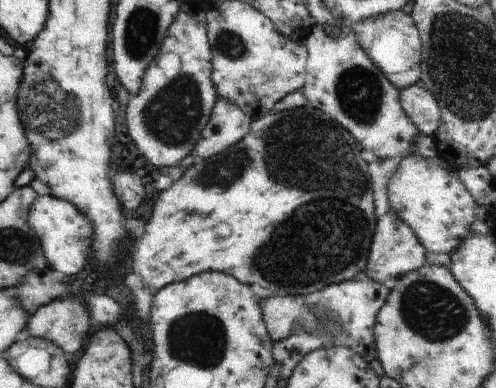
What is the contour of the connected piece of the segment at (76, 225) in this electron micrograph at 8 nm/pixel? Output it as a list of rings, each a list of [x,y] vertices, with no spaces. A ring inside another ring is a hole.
[[[52,195],[37,196],[27,211],[25,222],[34,232],[38,245],[50,270],[60,270],[64,274],[76,274],[84,268],[86,258],[90,256],[92,248],[92,238],[94,238],[94,226],[90,224],[88,216],[80,212],[72,202],[62,200]]]

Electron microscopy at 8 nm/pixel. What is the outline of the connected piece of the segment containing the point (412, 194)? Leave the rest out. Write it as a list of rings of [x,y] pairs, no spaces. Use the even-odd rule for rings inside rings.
[[[416,155],[403,158],[396,172],[390,176],[388,202],[390,210],[412,230],[429,255],[456,250],[464,236],[468,236],[472,220],[476,220],[477,202],[460,182],[454,166],[440,156],[430,160]]]

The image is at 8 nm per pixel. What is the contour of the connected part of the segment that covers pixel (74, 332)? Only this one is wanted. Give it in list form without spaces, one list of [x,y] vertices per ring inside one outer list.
[[[76,294],[56,298],[39,307],[34,316],[27,320],[28,337],[52,340],[67,353],[80,353],[90,328],[90,310],[84,300]]]

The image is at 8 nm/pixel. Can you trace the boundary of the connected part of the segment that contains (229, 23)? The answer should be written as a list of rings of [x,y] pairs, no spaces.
[[[226,1],[216,4],[216,2],[212,2],[212,6],[219,8],[210,8],[205,16],[207,37],[211,46],[211,79],[217,97],[228,100],[236,108],[240,108],[244,114],[252,116],[252,120],[258,120],[266,113],[270,113],[276,102],[280,102],[292,92],[301,90],[305,82],[305,67],[308,60],[306,45],[304,42],[288,40],[288,36],[282,36],[276,30],[272,20],[252,8],[252,5],[248,3]]]

